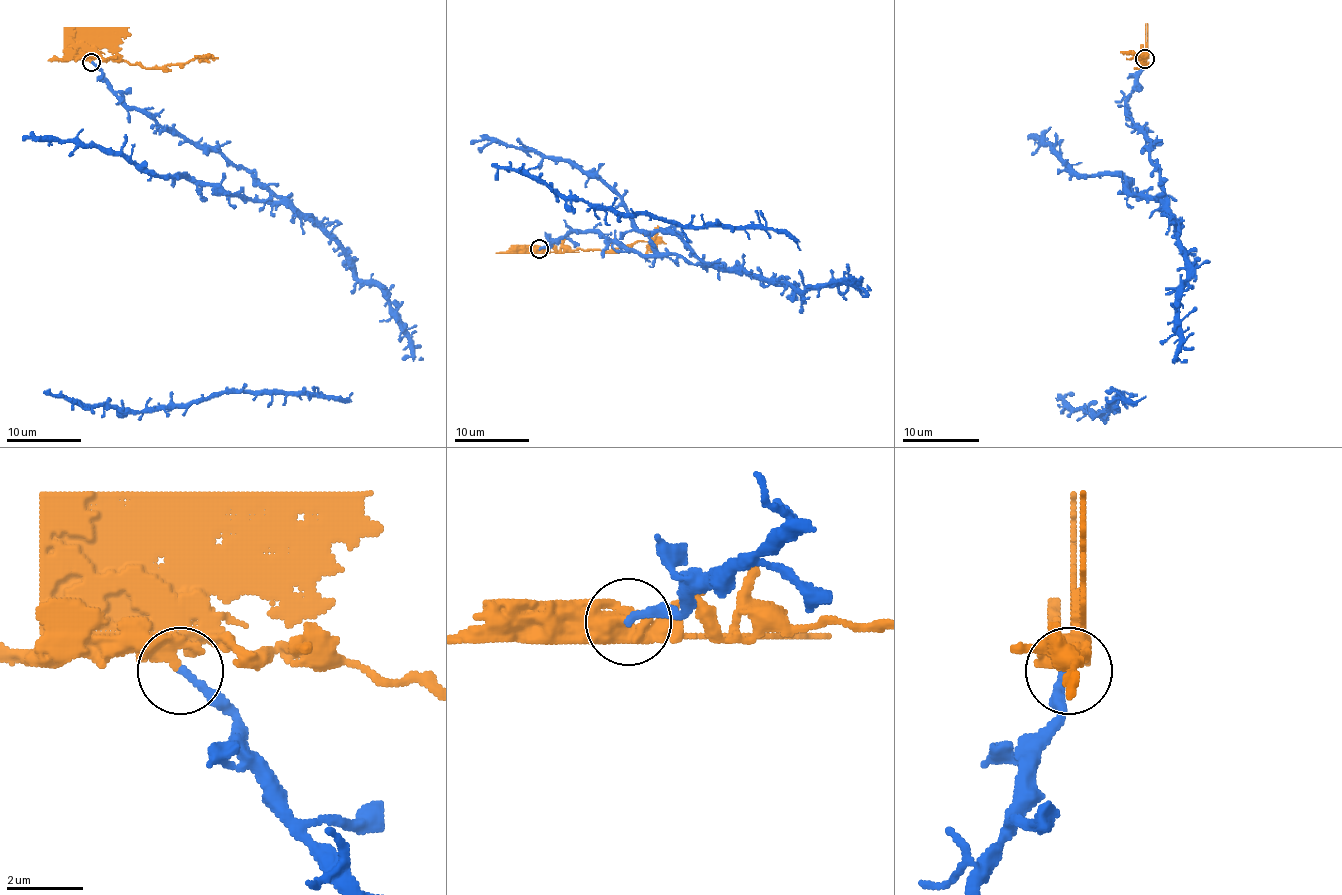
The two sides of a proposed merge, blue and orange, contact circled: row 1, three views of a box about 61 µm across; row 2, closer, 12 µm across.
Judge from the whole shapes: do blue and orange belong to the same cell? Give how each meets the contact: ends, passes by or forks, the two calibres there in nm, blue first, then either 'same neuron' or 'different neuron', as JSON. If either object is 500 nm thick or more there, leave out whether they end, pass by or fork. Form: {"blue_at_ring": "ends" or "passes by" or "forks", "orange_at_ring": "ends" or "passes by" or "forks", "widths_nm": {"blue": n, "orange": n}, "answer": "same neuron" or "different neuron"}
{"blue_at_ring": "ends", "orange_at_ring": "passes by", "widths_nm": {"blue": 200, "orange": 340}, "answer": "different neuron"}

